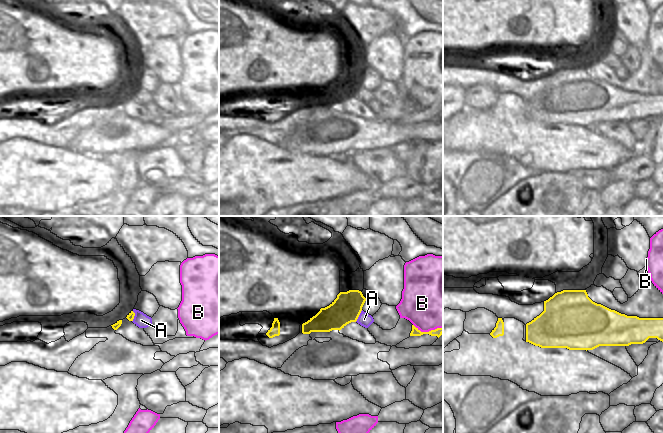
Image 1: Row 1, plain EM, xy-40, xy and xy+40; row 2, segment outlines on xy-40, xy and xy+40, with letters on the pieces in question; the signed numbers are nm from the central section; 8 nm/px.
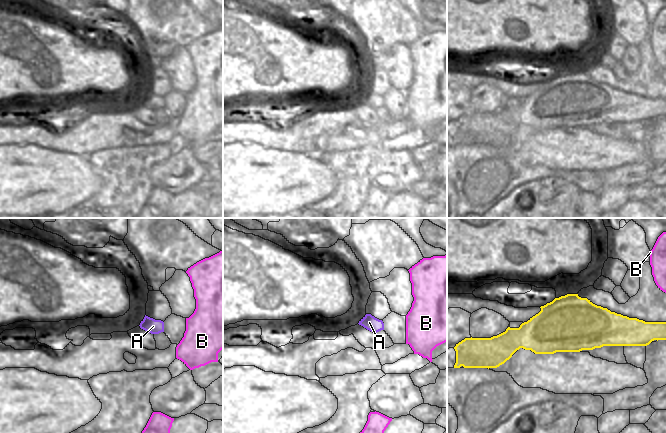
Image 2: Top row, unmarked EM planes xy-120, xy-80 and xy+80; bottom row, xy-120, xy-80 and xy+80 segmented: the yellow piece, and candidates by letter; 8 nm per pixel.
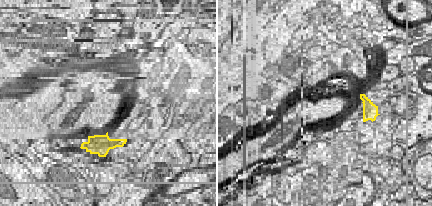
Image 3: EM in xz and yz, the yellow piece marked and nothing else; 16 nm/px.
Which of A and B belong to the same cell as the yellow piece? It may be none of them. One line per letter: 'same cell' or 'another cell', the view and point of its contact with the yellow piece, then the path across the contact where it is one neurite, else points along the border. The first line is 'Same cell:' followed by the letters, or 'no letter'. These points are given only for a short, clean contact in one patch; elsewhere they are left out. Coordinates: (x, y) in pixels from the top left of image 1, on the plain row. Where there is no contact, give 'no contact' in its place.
Same cell: no letter
A: another cell; contact xy (358, 92); border xy (362, 86), (355, 97)
B: another cell; contact xy (429, 107); border xy (413, 100), (421, 107), (442, 104)

